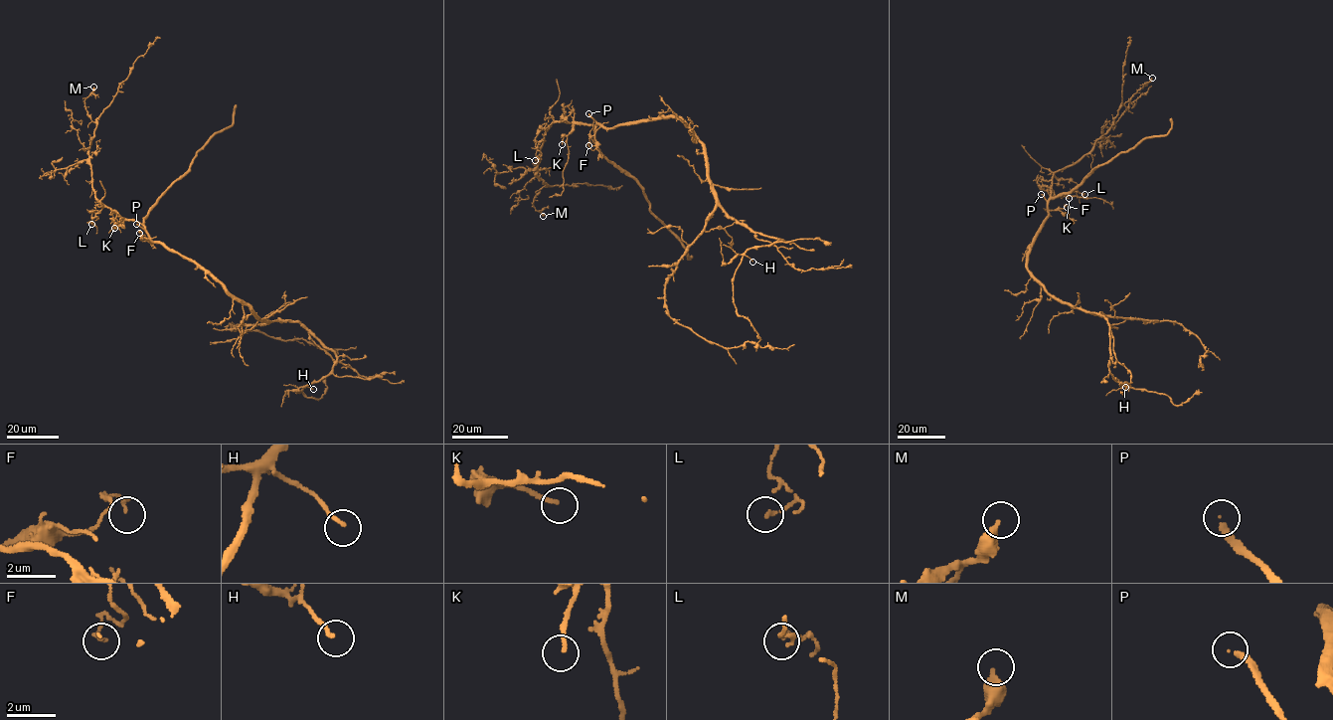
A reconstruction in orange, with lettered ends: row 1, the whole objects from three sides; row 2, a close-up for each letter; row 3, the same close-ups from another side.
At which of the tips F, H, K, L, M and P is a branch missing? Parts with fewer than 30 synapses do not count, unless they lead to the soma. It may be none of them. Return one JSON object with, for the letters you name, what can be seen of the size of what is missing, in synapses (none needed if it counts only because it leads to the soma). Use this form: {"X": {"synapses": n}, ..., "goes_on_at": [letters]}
{"P": {"synapses": 200}, "goes_on_at": ["P"]}

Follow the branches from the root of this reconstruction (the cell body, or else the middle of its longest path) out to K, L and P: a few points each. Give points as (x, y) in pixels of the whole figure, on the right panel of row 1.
K: (1029, 255), (1048, 217), (1051, 190), (1057, 196), (1069, 198)
L: (1029, 255), (1048, 217), (1054, 175), (1056, 179), (1072, 179), (1077, 183), (1076, 189), (1084, 194)
P: (1029, 255), (1048, 217), (1048, 202), (1041, 194)

